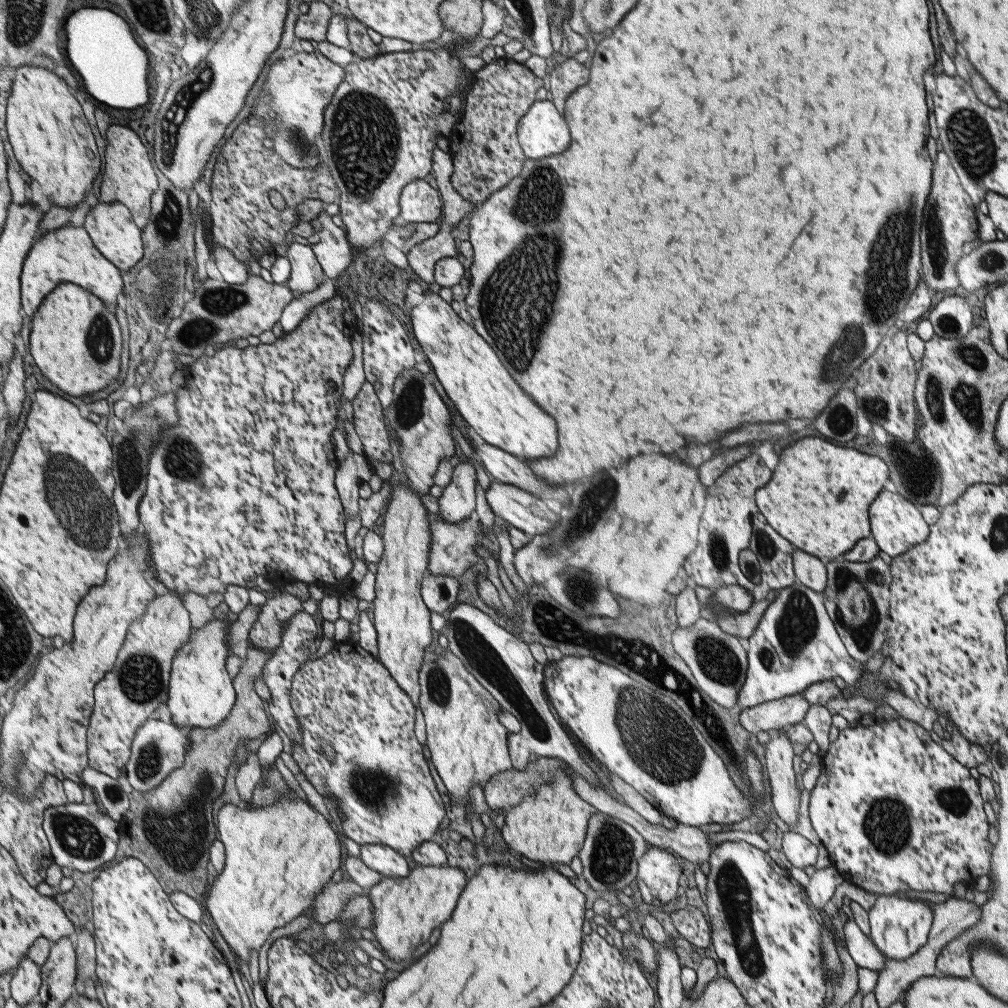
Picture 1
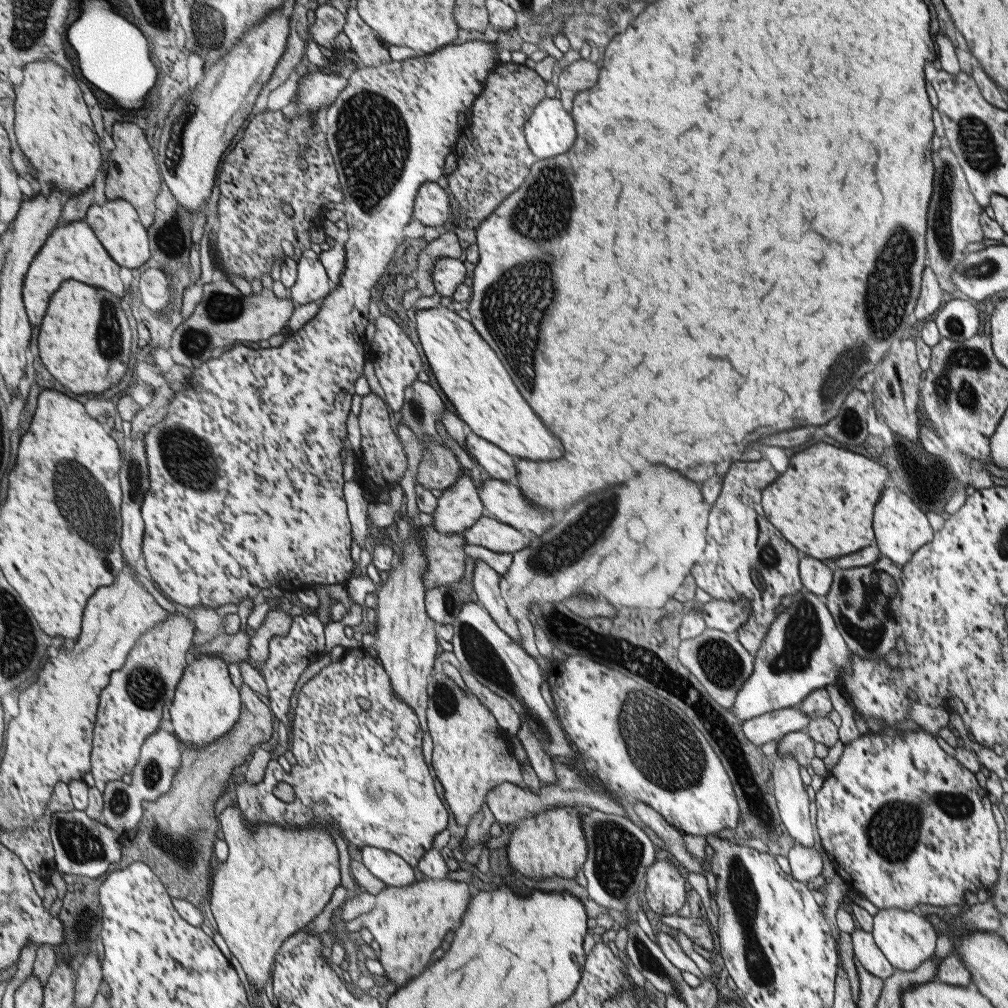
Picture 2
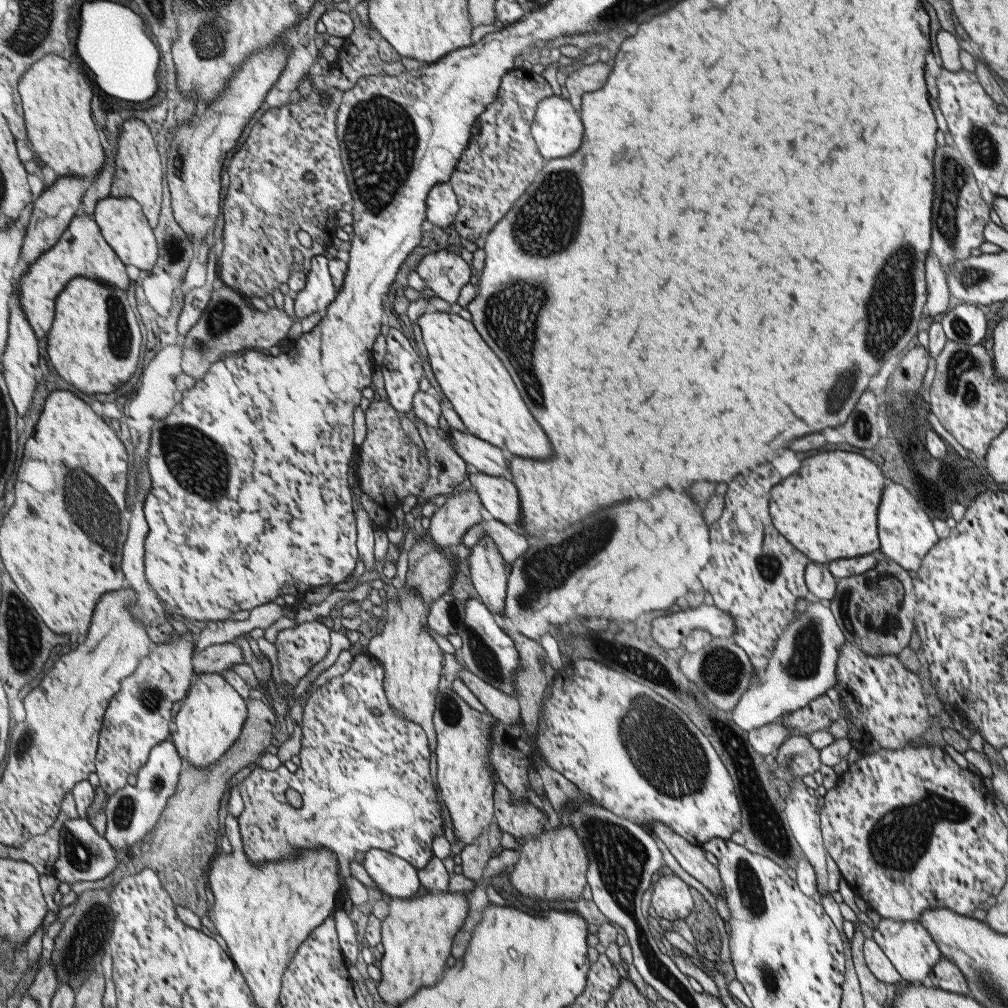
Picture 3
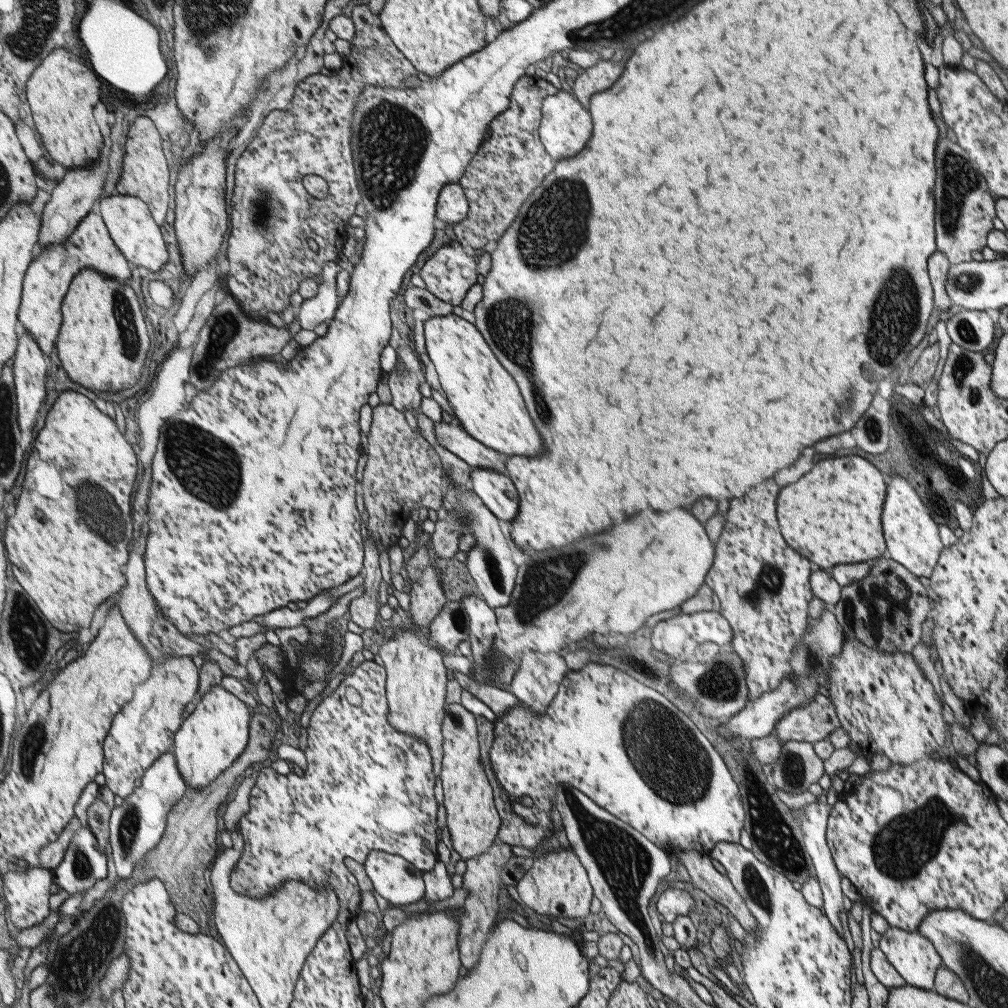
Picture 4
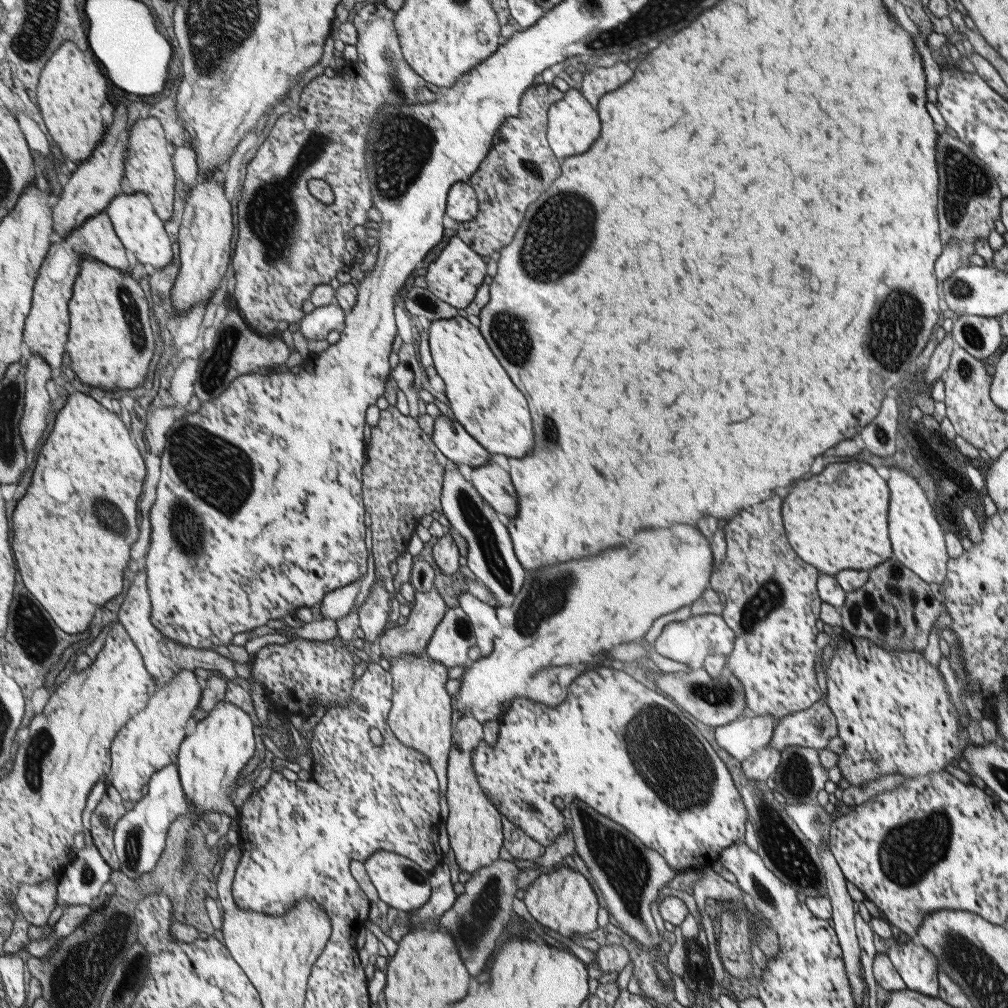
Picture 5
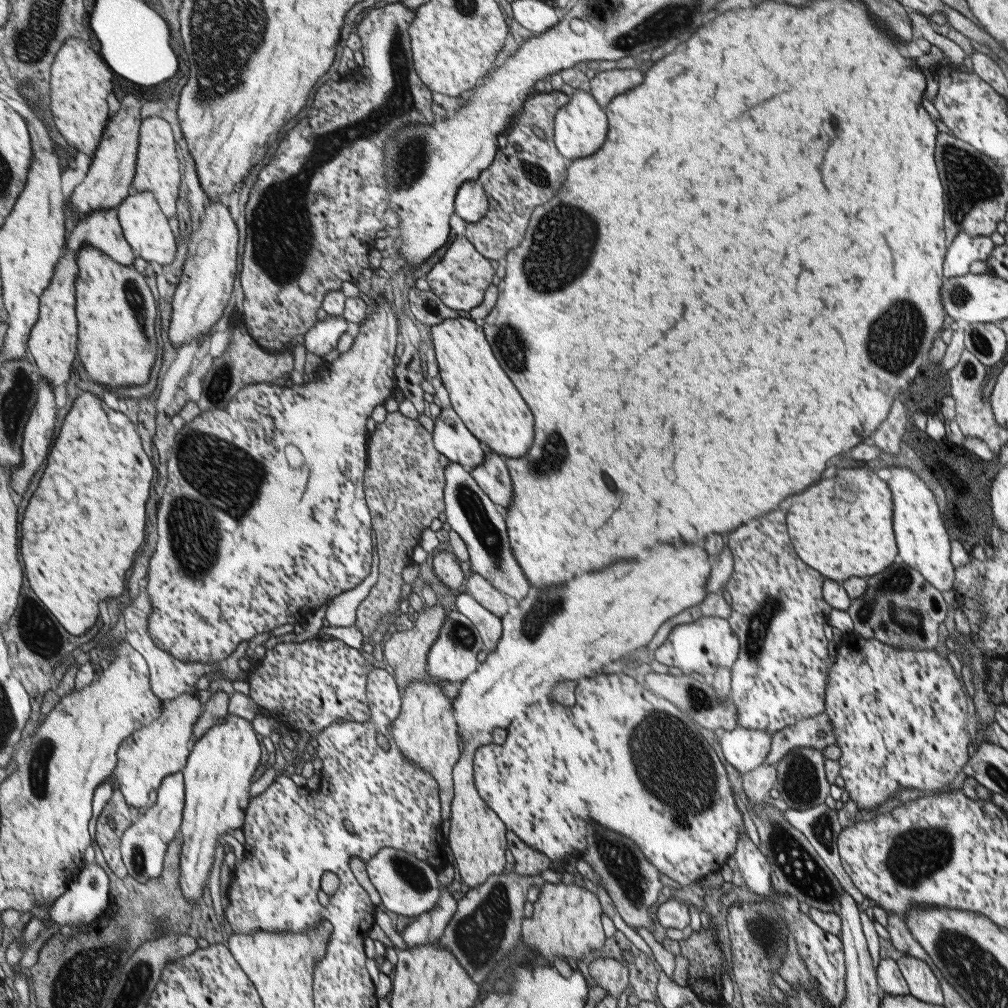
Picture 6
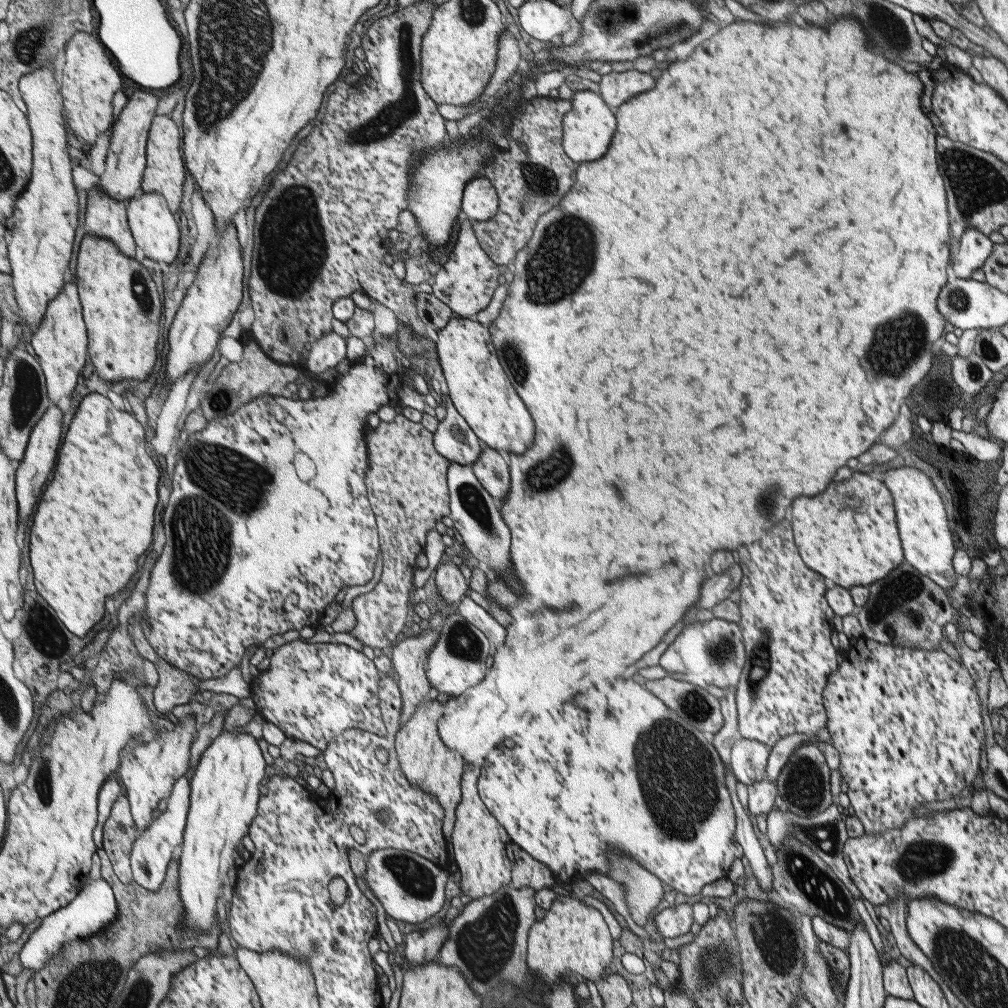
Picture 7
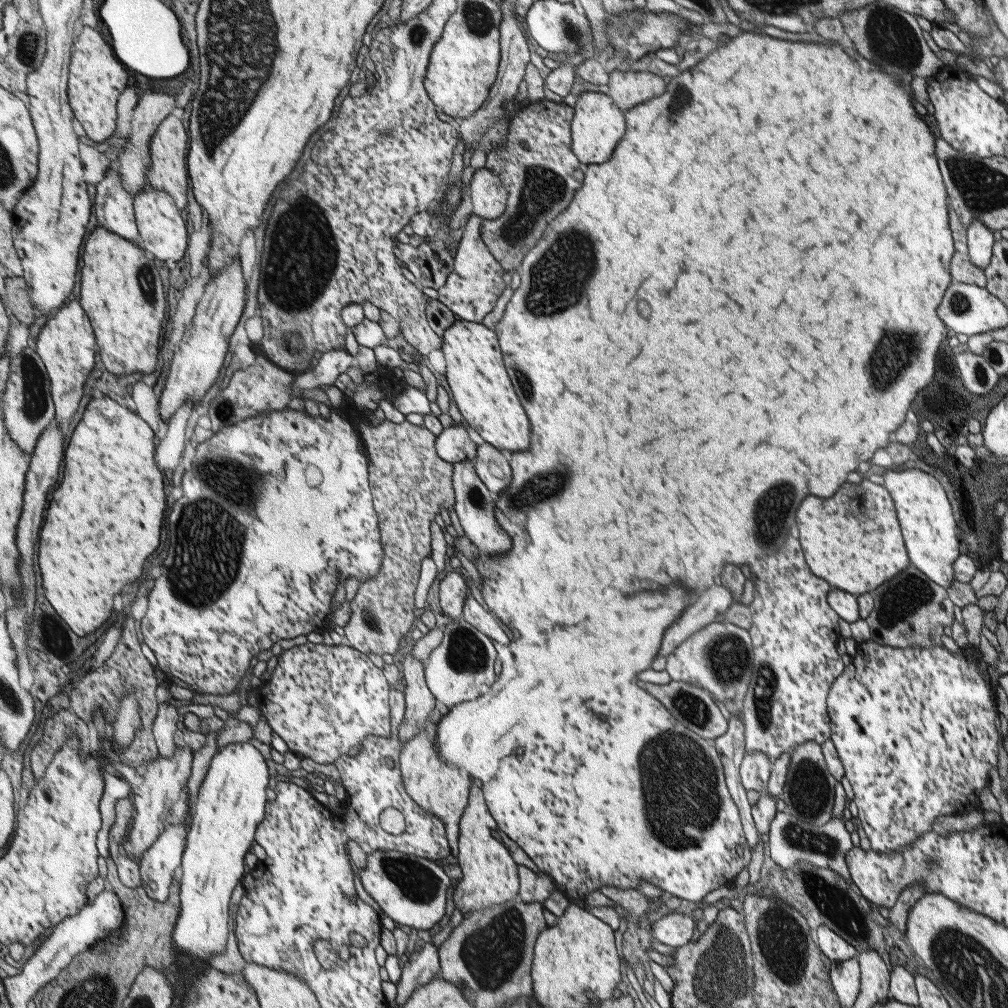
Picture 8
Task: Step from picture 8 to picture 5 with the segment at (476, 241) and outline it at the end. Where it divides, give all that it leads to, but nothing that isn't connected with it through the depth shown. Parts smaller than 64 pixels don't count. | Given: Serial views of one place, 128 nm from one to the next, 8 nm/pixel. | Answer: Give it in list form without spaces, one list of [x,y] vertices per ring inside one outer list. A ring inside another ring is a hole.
[[[454,236],[439,252],[437,259],[429,263],[423,280],[426,282],[427,290],[443,304],[447,303],[453,308],[464,309],[473,300],[475,290],[483,282],[485,264],[486,259],[473,252],[460,238]]]

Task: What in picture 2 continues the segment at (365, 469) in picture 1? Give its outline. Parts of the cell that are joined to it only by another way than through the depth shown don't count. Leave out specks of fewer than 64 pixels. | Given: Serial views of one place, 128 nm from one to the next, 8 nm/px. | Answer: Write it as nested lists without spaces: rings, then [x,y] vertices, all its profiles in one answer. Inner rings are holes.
[[[351,481],[345,482],[343,494],[345,494],[345,504],[347,504],[347,518],[351,522],[353,542],[363,549],[365,538],[367,538],[367,504],[369,502],[361,486]]]

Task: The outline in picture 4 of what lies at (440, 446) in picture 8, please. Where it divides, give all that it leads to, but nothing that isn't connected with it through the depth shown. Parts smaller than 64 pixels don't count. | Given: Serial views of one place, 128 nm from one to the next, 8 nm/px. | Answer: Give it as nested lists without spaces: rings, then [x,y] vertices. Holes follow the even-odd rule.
[[[444,421],[434,423],[434,435],[445,450],[453,453],[473,469],[493,469],[499,474],[505,473],[498,452],[471,438],[460,425],[451,425]]]

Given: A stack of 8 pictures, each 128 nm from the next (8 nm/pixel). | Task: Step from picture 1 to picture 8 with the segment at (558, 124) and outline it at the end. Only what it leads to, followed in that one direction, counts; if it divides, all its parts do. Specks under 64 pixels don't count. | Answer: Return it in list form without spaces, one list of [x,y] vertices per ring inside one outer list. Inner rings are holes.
[[[589,89],[576,97],[574,116],[571,122],[573,152],[585,164],[599,165],[613,152],[617,141],[625,133],[624,113],[614,100],[597,90]]]

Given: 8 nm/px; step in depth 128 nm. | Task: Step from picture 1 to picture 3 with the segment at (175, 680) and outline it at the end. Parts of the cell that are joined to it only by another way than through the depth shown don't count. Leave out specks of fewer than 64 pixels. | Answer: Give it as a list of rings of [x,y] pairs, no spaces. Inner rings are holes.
[[[218,672],[198,674],[188,699],[178,711],[171,736],[186,765],[206,768],[224,759],[242,735],[248,720],[248,701]]]

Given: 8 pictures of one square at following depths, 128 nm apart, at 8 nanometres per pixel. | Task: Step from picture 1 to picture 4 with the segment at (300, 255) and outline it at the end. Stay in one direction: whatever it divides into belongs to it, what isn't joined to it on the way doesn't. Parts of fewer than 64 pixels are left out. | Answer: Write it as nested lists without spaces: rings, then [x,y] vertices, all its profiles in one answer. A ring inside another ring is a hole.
[[[335,260],[327,261],[320,274],[323,282],[315,298],[304,299],[297,320],[307,330],[315,330],[319,324],[331,325],[340,307],[338,276],[344,268]]]

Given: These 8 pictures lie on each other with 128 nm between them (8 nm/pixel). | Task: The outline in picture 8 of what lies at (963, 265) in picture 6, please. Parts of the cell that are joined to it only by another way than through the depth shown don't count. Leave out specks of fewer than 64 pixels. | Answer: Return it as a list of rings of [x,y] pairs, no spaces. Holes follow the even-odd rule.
[[[974,220],[968,224],[966,245],[970,263],[984,269],[990,263],[993,243],[991,231],[980,220]]]

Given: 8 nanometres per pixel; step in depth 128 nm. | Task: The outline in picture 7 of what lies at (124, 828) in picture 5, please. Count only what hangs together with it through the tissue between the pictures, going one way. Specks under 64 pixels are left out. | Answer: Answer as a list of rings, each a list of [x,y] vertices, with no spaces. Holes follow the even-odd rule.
[[[184,776],[176,782],[173,794],[157,813],[156,820],[145,832],[138,834],[133,842],[129,859],[132,864],[134,880],[147,890],[157,892],[165,882],[169,865],[185,843],[184,836],[192,799],[190,780]]]

